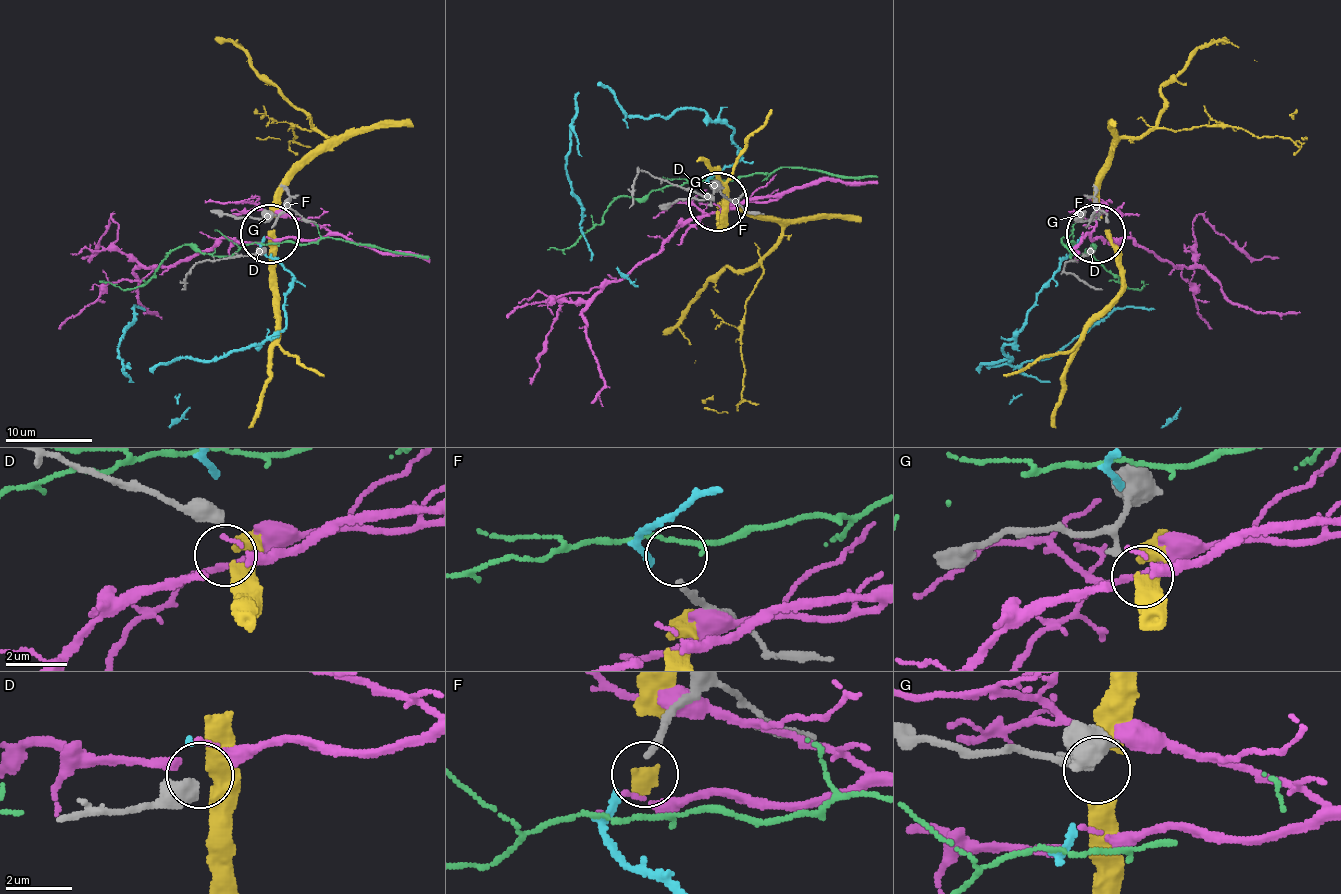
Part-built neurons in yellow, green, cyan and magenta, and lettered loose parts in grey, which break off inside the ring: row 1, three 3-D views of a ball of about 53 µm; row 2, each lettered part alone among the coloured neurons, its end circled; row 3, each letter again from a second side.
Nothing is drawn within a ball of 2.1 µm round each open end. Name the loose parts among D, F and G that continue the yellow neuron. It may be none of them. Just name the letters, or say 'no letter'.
no letter

